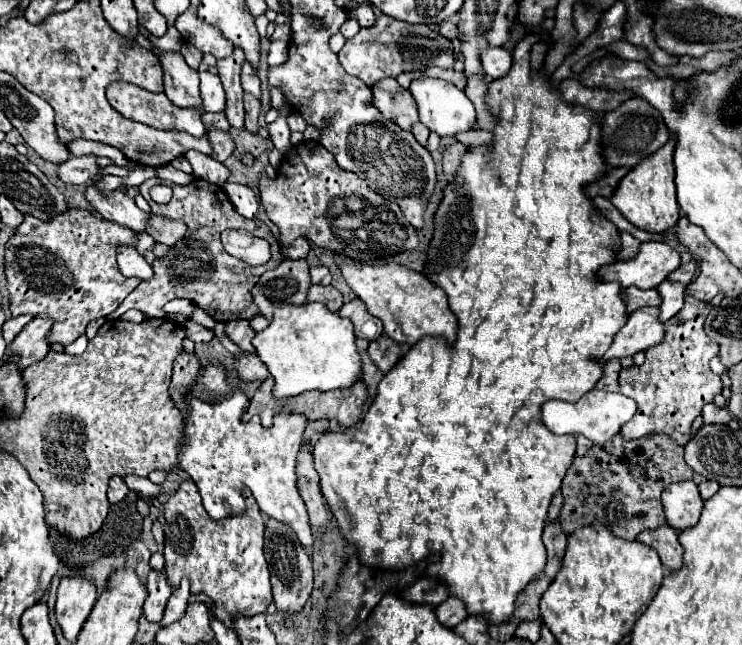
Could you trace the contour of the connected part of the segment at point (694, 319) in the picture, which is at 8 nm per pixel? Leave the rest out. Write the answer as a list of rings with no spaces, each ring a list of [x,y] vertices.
[[[686,297],[682,311],[666,321],[664,339],[646,349],[644,365],[622,369],[618,379],[620,393],[638,403],[636,415],[620,431],[624,441],[644,439],[650,433],[668,435],[678,445],[686,445],[690,441],[692,421],[700,415],[702,407],[712,403],[722,391],[720,377],[710,369],[710,359],[718,355],[718,343],[712,341],[704,331],[706,315],[708,303]]]

